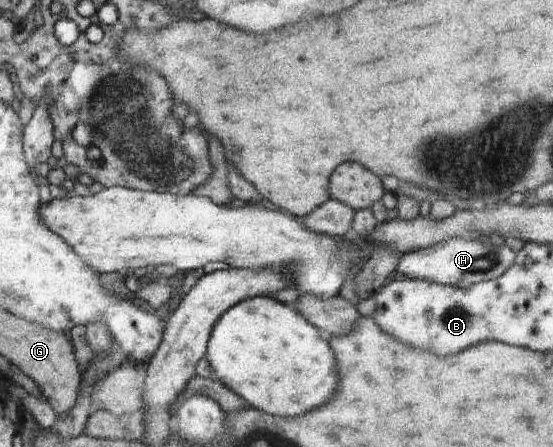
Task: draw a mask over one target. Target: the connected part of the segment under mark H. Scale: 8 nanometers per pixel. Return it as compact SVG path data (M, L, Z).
M450 237L431 247L402 254L398 261L396 276L424 279L444 286L456 285L462 281L462 285L468 287L470 284L498 279L510 268L515 259L516 251L507 245L487 245L464 237Z

